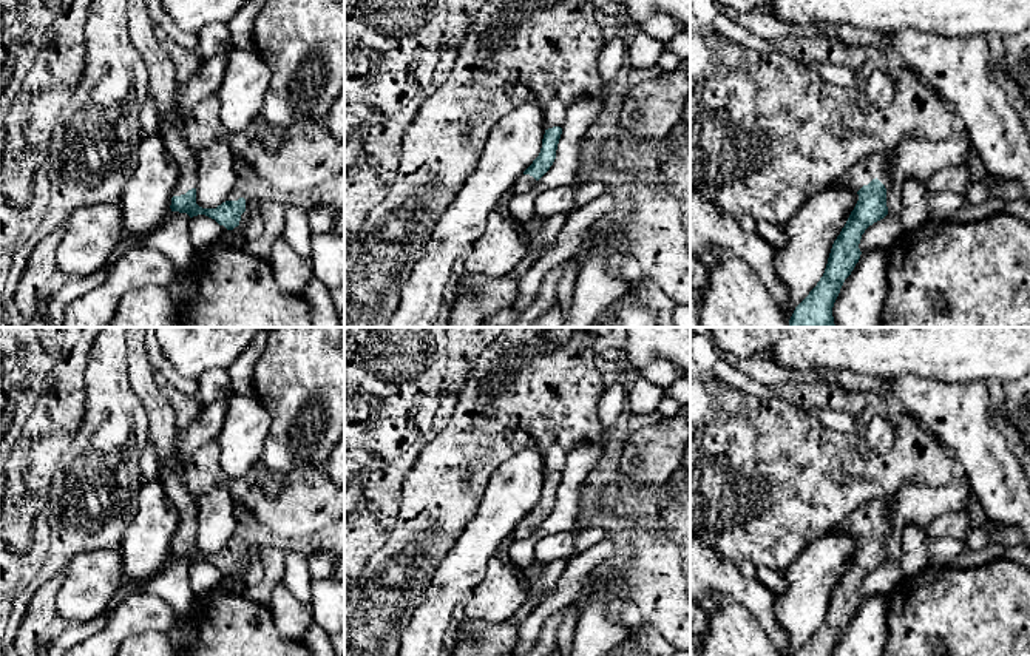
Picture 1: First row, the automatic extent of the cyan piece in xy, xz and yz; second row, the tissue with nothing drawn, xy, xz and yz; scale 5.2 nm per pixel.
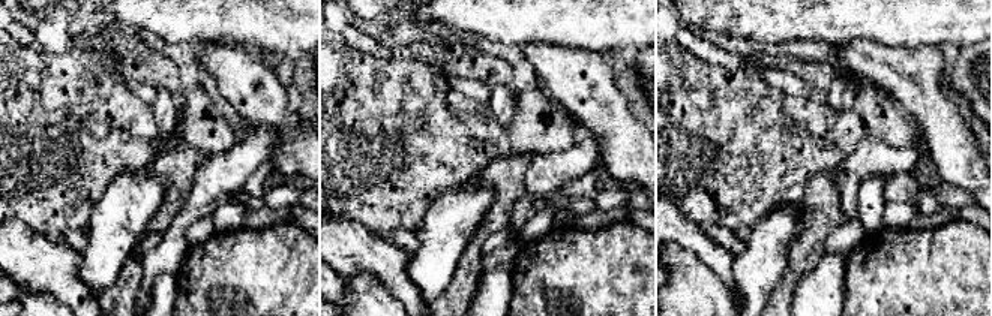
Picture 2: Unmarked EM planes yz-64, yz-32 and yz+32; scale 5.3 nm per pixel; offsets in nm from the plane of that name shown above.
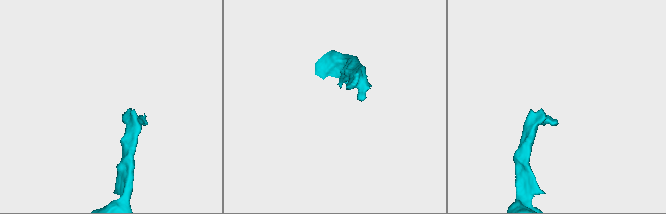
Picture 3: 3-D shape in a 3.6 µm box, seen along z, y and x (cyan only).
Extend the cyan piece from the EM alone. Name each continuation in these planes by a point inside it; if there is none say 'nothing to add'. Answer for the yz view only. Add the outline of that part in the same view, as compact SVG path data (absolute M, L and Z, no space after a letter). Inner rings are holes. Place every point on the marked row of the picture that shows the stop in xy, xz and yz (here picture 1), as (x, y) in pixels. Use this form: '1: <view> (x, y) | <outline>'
1: yz (879, 165) | M888 151L871 154L869 157L857 162L842 179L842 184L851 190L859 191L872 179L879 179L885 188L893 184L891 170L896 165L894 156Z

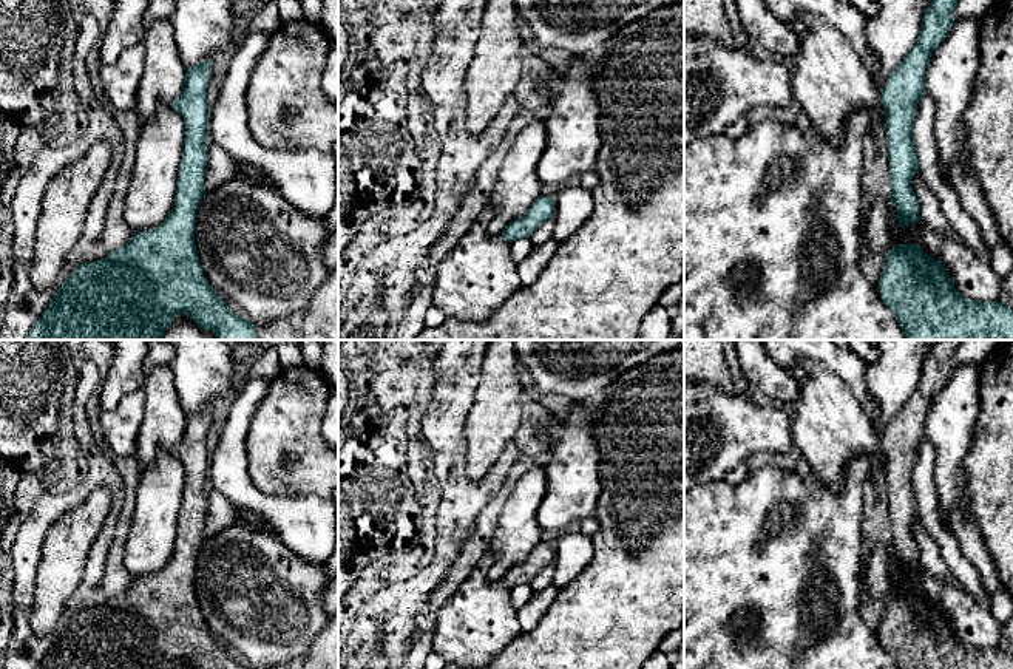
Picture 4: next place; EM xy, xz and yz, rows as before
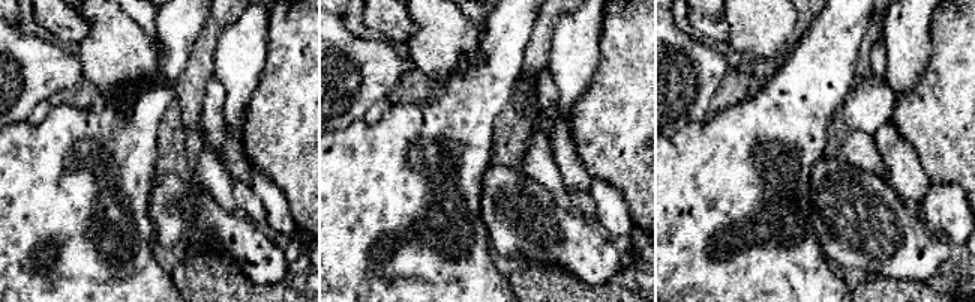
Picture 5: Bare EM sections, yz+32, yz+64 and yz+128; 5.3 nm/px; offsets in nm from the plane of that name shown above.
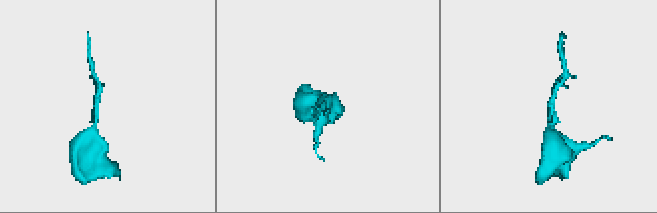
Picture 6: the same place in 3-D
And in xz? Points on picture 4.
nothing to add

